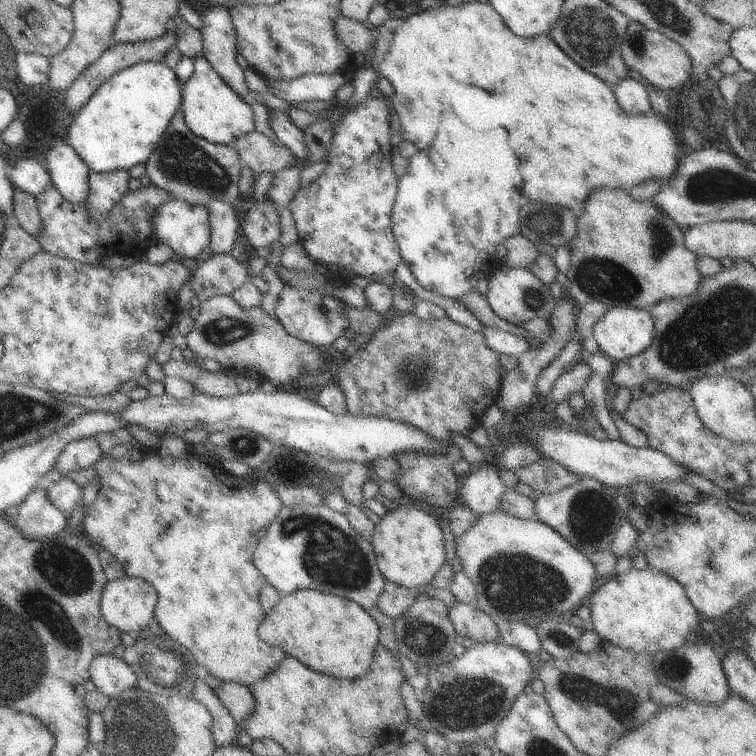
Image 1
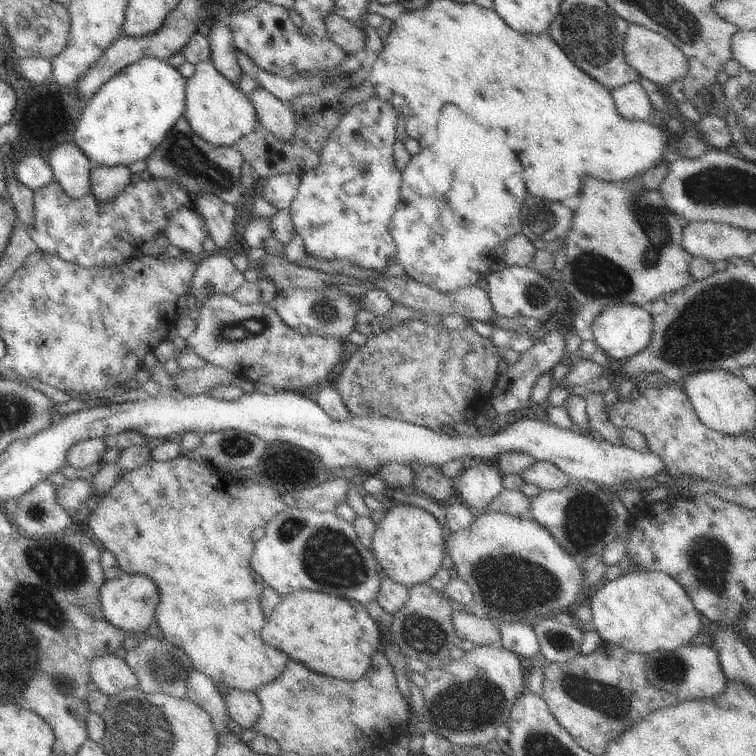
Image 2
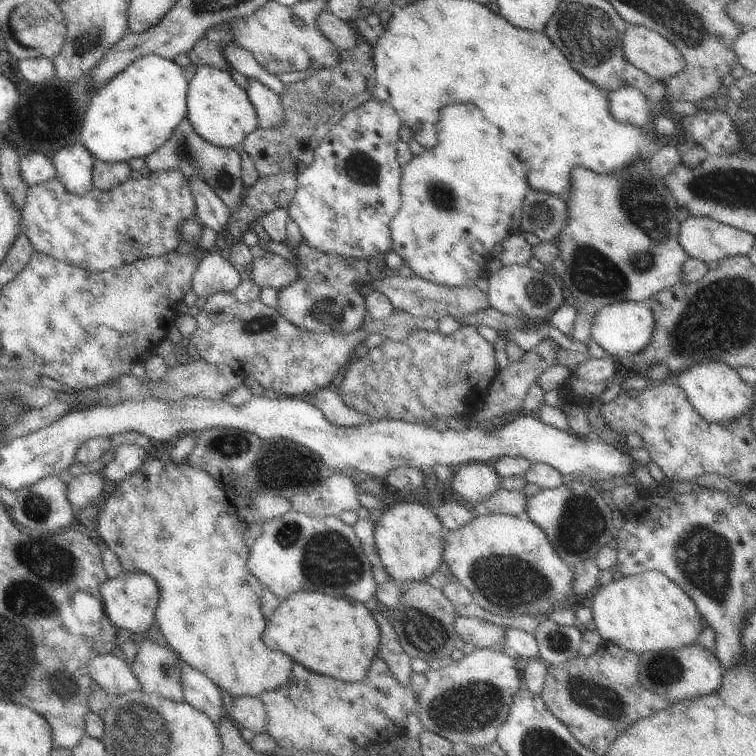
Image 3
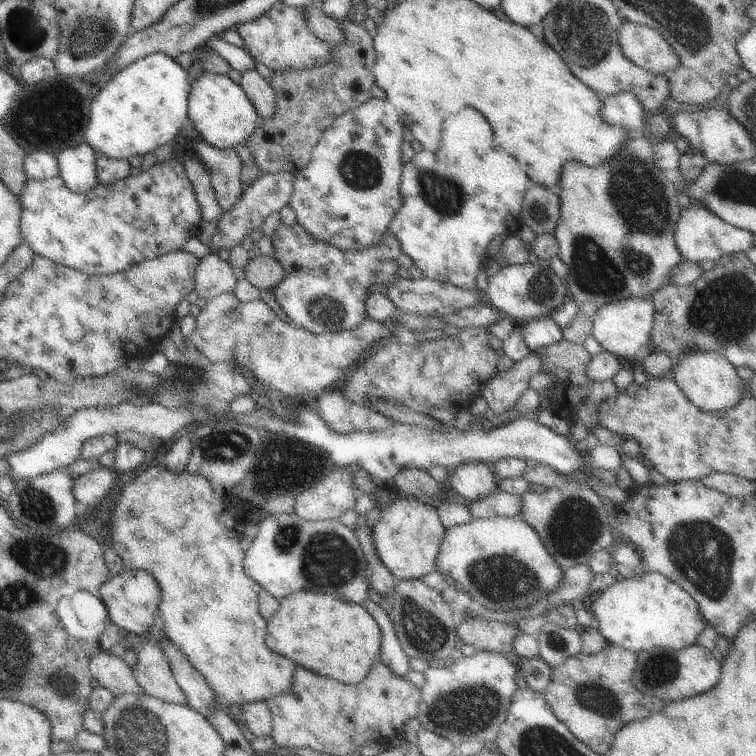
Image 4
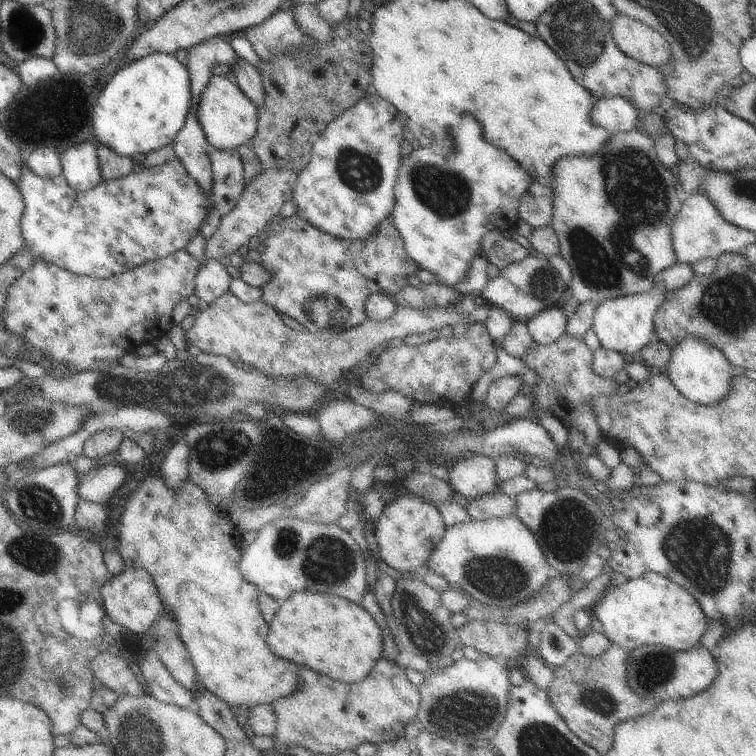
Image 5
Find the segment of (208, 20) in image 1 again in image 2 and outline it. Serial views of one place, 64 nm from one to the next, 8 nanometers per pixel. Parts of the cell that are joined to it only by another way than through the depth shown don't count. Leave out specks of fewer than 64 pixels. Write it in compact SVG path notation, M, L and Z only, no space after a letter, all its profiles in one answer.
M221 21L216 22L208 38L213 65L239 88L237 80L243 72L235 57L236 48L229 26Z

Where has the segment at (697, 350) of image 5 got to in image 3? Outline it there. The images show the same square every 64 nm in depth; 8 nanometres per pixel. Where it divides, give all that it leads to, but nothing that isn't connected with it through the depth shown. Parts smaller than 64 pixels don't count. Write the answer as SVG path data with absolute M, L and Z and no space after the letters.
M725 362L694 363L676 376L674 381L684 390L689 403L705 421L729 425L734 419L747 415L747 412L754 408L752 386L745 383L738 375L738 371Z

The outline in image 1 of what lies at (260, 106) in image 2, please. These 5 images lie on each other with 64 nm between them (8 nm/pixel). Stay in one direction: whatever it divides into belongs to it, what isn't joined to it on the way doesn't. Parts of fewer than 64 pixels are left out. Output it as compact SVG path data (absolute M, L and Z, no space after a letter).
M268 109L268 124L280 143L285 144L299 158L305 161L307 148L303 144L303 132L294 125L289 110Z

